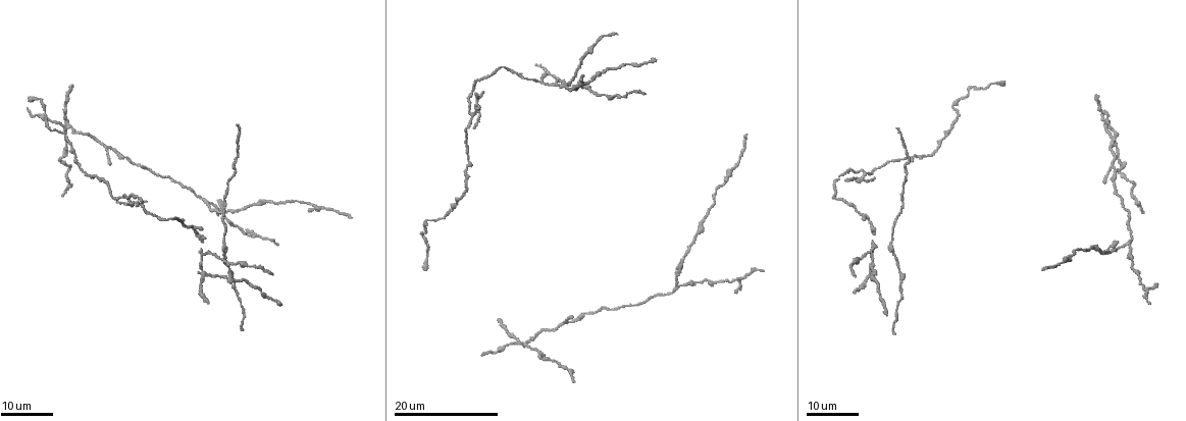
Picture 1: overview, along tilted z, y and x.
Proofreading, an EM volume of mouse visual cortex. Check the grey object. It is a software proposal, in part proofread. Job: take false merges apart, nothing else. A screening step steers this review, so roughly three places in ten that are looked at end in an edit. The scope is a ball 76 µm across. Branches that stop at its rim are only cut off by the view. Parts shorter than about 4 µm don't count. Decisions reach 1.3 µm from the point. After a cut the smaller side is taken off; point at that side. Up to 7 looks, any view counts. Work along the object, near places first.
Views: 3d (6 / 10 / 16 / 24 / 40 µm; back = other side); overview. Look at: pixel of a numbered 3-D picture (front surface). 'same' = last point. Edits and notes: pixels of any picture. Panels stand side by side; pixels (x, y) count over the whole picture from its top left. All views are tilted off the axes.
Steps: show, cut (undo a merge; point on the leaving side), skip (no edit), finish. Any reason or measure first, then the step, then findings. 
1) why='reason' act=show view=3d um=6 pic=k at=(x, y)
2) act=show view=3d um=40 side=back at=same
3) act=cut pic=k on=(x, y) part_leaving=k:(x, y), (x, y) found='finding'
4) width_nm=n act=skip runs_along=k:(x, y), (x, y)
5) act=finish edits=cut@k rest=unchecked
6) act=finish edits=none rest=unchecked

act=show view=3d um=24 pic=1 at=(67, 128)

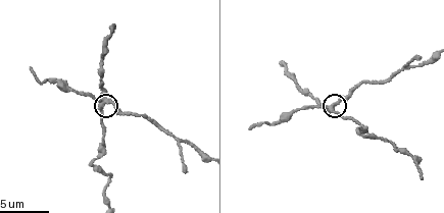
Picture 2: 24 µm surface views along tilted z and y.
act=show view=3d um=10 pic=2 at=(331, 103)

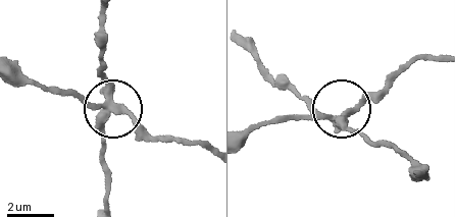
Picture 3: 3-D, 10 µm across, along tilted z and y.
act=show view=3d um=6 pic=3 at=(348, 112)

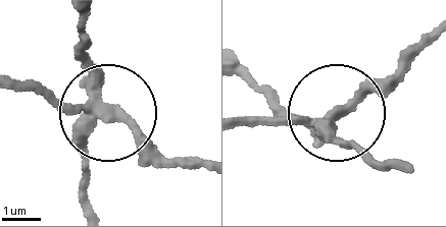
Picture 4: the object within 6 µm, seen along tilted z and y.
side_arm_um=20 act=cut pic=4 on=(85, 167) part_leaving=4:(90, 114), (82, 140), (88, 203) found='two neurons meet here'

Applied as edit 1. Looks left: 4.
why='small branch off a trunk' act=show view=3d um=24 pic=1 at=(676, 287)

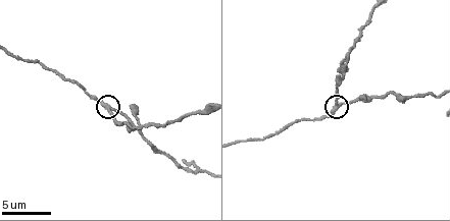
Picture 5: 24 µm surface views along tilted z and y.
why='zoom in' act=show view=3d um=10 pic=5 at=(336, 105)

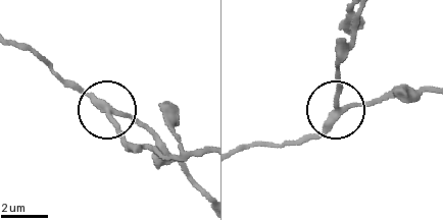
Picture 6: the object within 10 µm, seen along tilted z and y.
side_arm_um=19 act=cut pic=6 on=(117, 132) part_leaving=6:(109, 114), (128, 142), (157, 152), (204, 153) found='two neurons meet here'

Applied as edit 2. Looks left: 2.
act=finish edits=cut@4,cut@6 rest=unchecked

